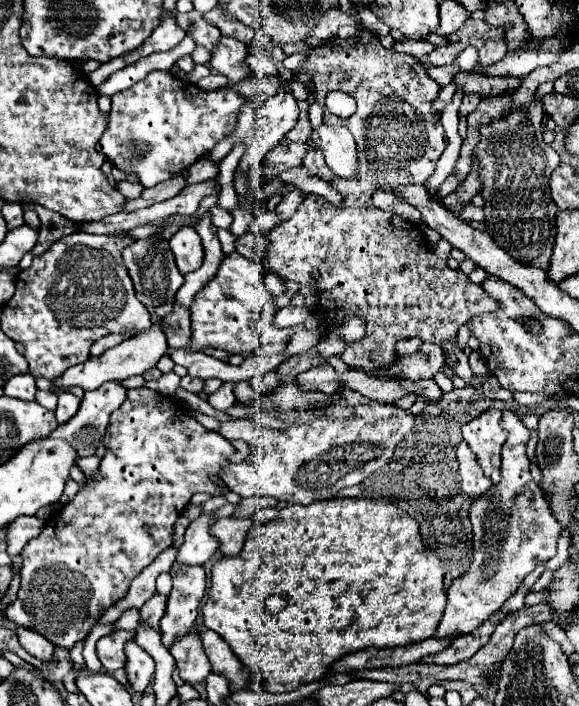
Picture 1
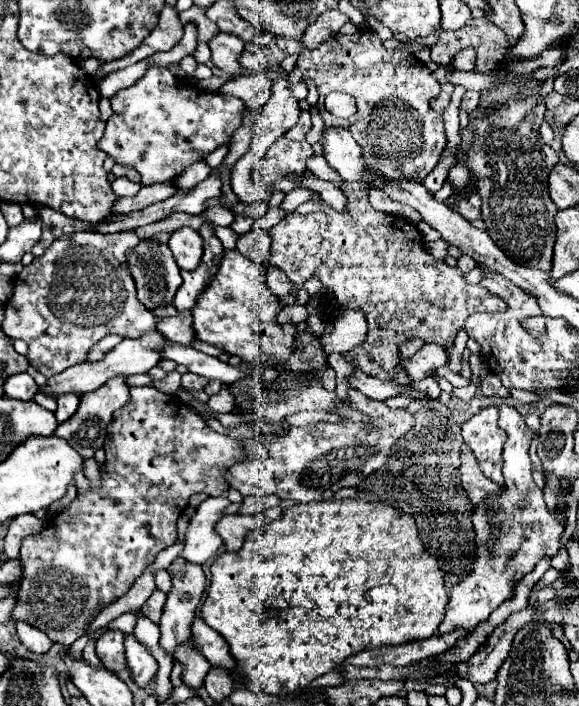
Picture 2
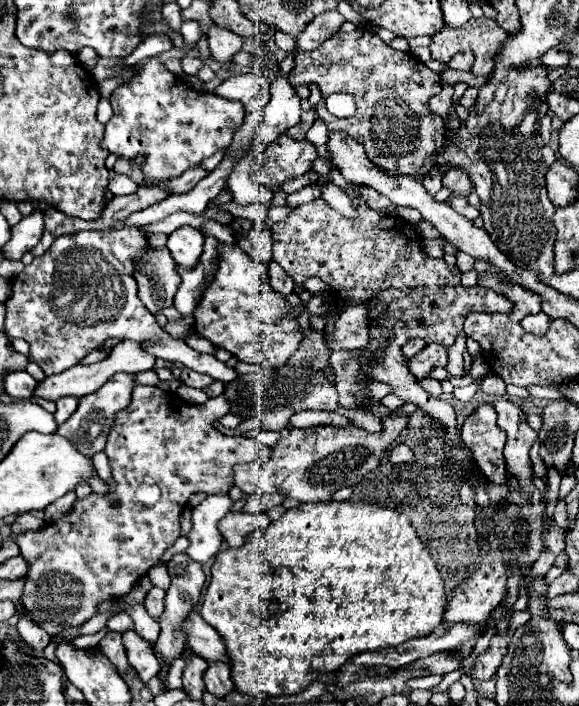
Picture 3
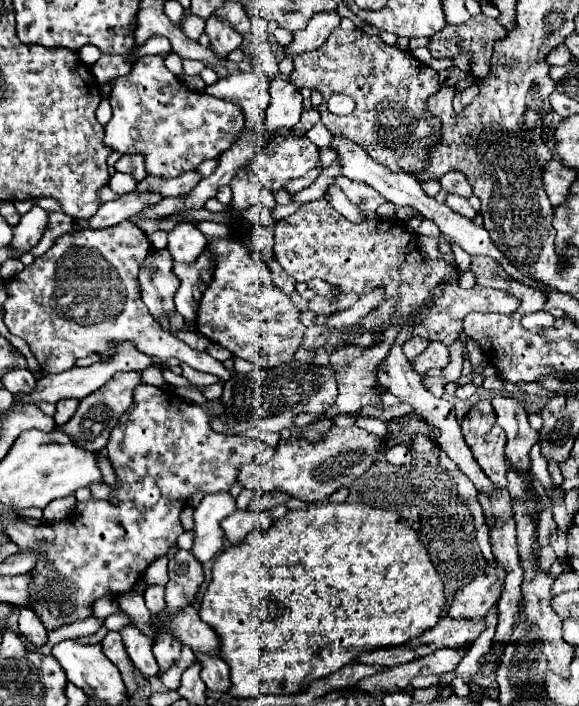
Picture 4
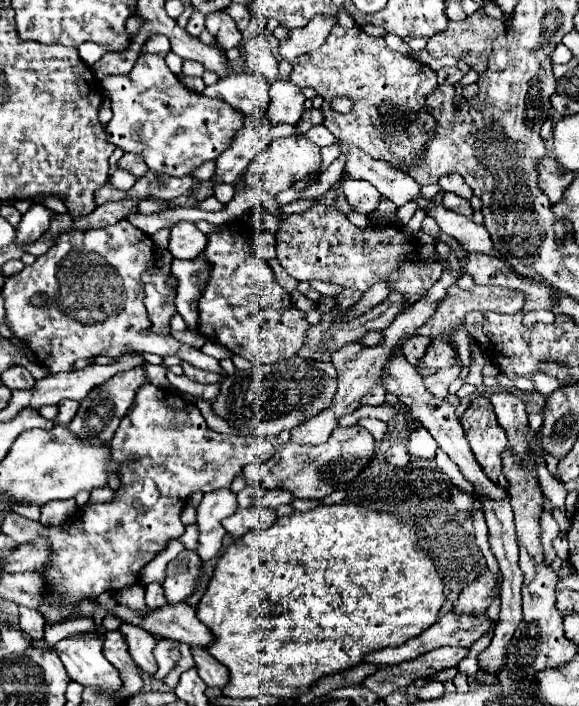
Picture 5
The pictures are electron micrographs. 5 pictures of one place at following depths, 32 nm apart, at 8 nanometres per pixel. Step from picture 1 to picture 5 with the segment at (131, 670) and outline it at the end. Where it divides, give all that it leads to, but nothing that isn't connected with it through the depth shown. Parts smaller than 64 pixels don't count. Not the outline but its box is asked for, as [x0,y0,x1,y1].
[120,624,156,676]

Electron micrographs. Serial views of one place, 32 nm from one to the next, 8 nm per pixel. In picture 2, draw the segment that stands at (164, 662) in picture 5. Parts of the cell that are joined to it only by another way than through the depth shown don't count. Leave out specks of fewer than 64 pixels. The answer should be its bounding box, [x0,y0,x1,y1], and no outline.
[160,558,206,654]

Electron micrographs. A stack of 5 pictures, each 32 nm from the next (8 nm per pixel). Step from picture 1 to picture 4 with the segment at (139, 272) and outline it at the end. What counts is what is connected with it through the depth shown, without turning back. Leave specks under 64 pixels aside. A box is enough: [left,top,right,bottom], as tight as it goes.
[138,248,180,320]

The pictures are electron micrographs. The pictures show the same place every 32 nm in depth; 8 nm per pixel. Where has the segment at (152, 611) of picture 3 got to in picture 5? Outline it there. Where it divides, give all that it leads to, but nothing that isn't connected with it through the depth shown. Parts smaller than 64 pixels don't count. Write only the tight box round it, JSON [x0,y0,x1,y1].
[146,584,164,610]

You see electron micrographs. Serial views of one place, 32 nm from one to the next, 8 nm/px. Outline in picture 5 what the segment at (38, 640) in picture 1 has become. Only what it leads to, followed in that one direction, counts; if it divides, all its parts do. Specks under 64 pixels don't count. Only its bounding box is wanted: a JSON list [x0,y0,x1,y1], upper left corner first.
[20,610,44,640]

